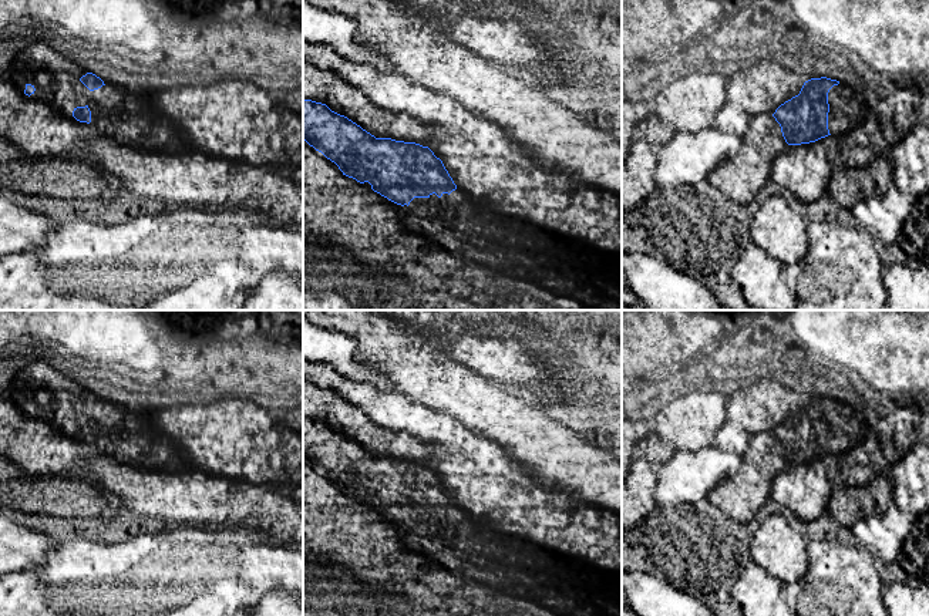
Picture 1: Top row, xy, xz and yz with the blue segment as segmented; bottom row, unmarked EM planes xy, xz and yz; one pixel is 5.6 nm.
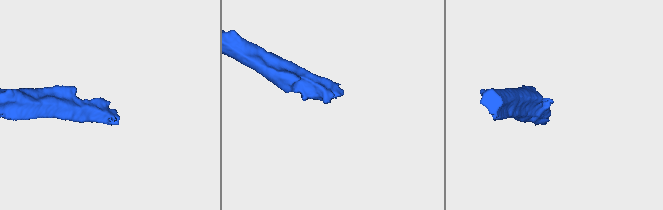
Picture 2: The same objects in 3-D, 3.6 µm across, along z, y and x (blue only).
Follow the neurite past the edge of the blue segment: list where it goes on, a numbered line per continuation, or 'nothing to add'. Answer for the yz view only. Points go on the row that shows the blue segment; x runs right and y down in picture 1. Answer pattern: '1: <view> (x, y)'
1: yz (848, 107)

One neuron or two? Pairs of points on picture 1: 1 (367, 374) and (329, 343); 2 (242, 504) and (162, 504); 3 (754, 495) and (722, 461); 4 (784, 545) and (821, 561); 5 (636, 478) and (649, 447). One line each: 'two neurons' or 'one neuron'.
1: one neuron
2: one neuron
3: two neurons
4: two neurons
5: two neurons

